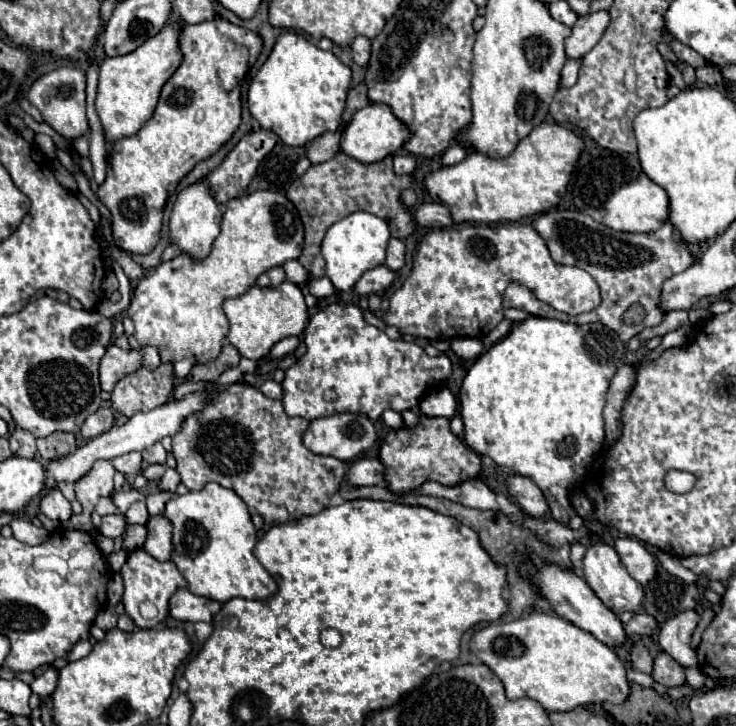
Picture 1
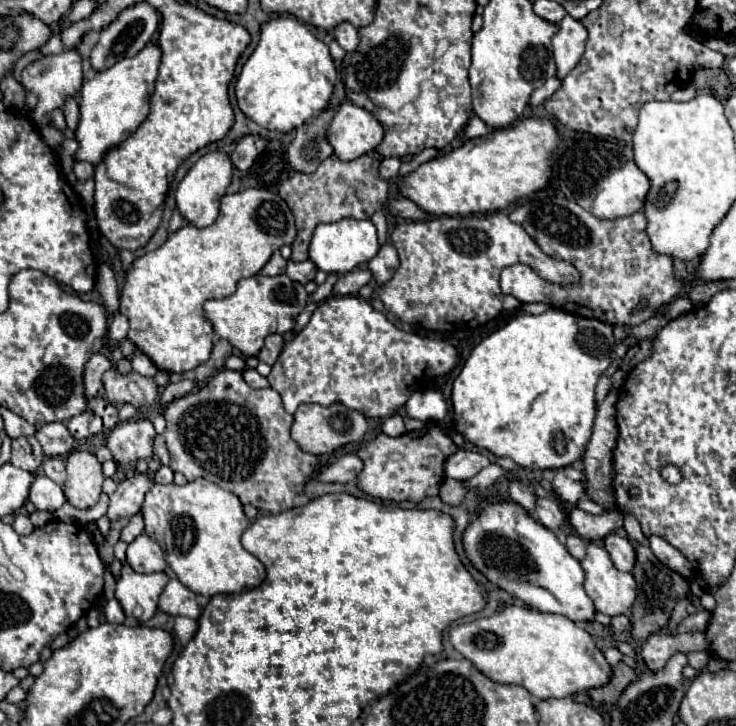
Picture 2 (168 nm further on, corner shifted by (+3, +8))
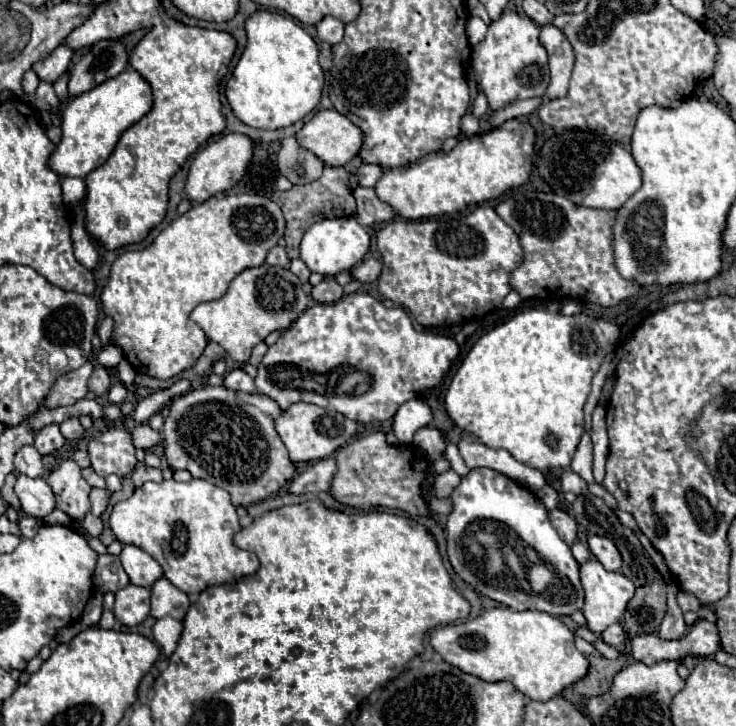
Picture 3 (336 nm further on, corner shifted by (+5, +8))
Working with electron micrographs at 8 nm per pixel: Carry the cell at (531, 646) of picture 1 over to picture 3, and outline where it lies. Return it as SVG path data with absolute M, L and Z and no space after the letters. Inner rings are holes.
M506 606L486 610L474 620L430 632L432 648L444 662L486 682L512 682L530 700L550 700L588 672L588 660L574 646L574 634L556 616L538 610L516 612Z

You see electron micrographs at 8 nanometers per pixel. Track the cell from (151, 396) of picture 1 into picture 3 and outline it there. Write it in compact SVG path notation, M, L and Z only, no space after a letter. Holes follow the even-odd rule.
M100 364L94 366L92 370L92 376L88 378L88 390L94 394L94 396L106 396L108 390L110 390L110 376L108 376L108 370Z

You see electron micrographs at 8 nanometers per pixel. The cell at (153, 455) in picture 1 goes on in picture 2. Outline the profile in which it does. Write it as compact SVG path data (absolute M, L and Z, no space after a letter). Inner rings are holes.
M136 420L118 424L106 438L116 464L128 464L140 458L150 458L154 450L156 430L150 420Z

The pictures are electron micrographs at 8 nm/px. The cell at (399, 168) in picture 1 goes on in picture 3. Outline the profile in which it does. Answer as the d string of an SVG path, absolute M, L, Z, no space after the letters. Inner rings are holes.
M364 164L356 170L356 178L360 186L374 186L380 176L382 176L382 168L376 164Z

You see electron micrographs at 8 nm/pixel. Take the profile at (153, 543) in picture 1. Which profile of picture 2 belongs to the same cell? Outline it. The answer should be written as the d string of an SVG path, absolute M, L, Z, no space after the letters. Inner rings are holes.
M140 534L132 544L128 544L126 560L136 572L142 574L166 570L166 558L162 548L146 534Z

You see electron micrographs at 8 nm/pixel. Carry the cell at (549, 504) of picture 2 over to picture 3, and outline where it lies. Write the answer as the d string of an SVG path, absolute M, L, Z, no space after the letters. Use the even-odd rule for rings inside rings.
M554 510L554 512L550 512L550 522L552 522L552 526L556 528L556 532L560 534L560 538L566 544L574 544L576 542L578 526L576 526L576 520L570 514L566 514L562 510Z

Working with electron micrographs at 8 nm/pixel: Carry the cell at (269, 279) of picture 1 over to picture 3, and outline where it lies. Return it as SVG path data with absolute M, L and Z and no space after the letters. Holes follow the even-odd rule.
M274 246L270 252L268 252L268 258L266 262L270 266L282 266L282 268L288 268L290 266L290 260L286 256L286 250L282 246Z

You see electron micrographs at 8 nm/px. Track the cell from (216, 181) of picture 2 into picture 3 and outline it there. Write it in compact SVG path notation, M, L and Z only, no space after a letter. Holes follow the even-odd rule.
M226 134L220 140L206 144L194 158L188 178L186 178L186 194L192 202L204 202L212 194L220 194L230 190L246 172L246 166L254 154L254 142L246 134Z

